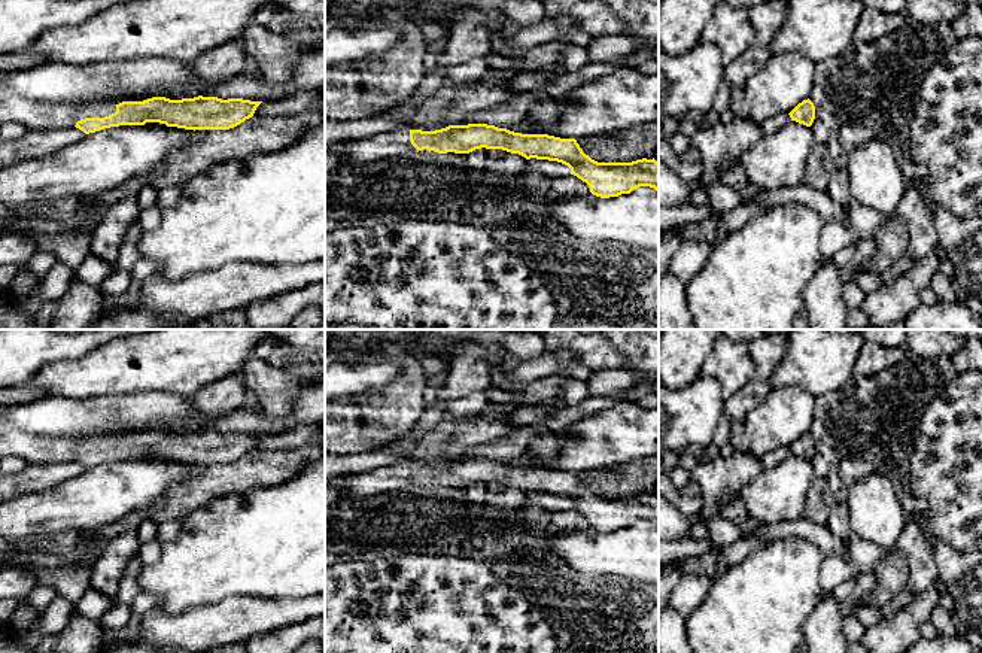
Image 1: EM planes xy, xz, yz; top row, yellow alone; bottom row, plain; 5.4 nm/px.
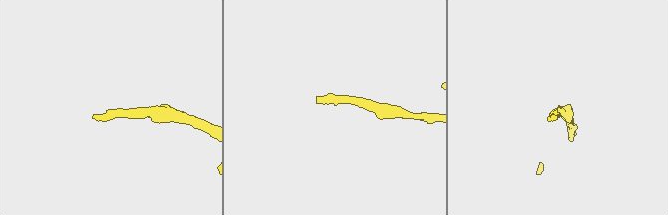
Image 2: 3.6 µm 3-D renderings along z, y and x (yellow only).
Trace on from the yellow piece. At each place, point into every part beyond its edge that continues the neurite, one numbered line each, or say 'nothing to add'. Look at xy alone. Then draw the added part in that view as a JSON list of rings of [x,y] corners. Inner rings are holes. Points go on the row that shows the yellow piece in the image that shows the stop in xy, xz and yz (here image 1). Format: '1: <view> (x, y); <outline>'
1: xy (35, 115); [[[0,91],[0,124],[18,122],[28,130],[72,128],[85,118],[104,118],[116,112],[116,104],[97,97],[80,103],[42,103]]]

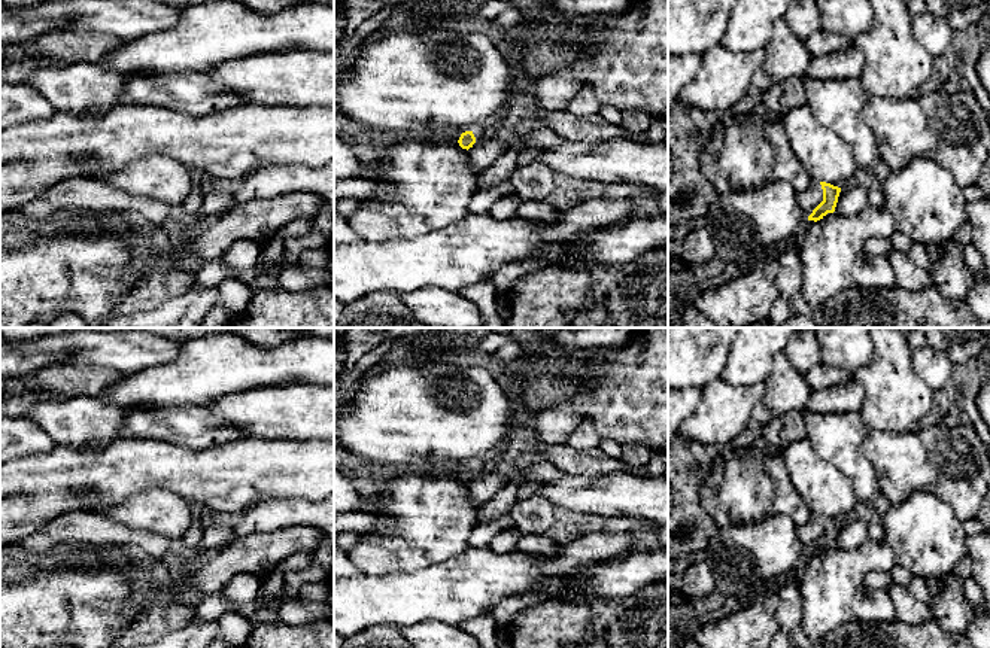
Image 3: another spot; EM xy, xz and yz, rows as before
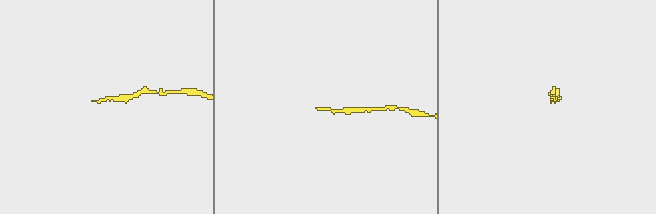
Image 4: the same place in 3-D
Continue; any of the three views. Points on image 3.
1: yz (811, 197); [[[813,180],[805,191],[798,194],[798,203],[807,216],[810,216],[822,201],[823,189],[819,180]]]

